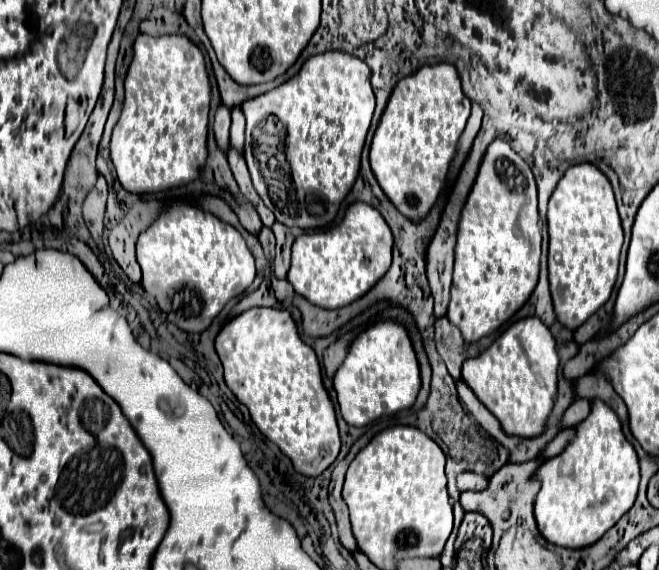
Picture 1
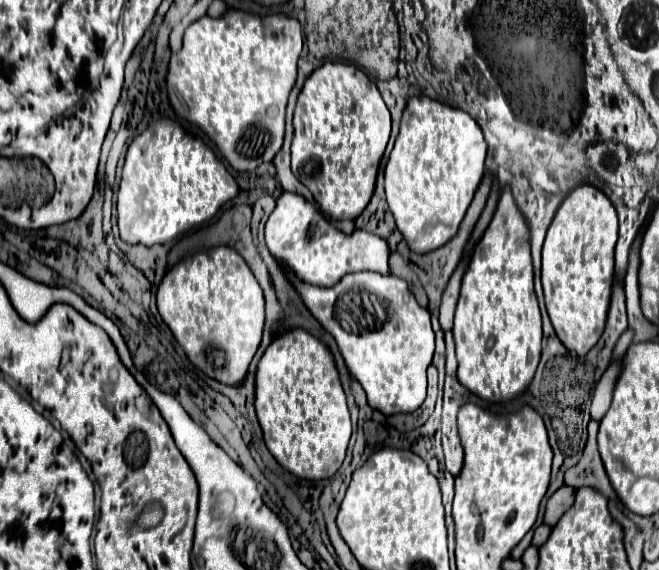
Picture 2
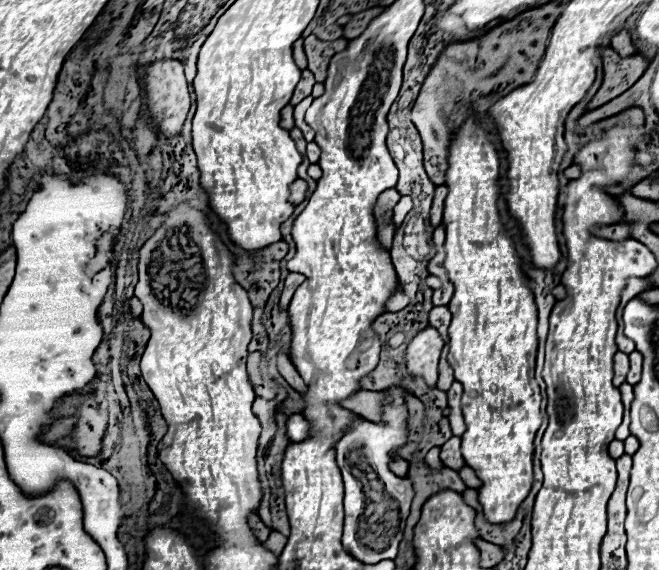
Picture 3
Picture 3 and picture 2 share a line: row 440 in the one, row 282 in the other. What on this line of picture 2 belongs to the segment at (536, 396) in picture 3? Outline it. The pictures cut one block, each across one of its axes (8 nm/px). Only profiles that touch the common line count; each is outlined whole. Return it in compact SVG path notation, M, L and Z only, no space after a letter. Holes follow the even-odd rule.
M506 188L498 200L498 208L492 216L492 222L488 224L484 236L474 248L474 254L470 258L468 270L462 278L462 294L454 316L454 338L456 338L456 356L458 356L458 368L456 376L458 382L468 388L472 394L476 394L482 400L488 402L508 402L530 386L540 354L542 354L542 320L540 320L540 308L538 298L534 292L534 272L532 272L532 256L530 256L530 234L528 224L524 216L520 214L510 190Z

